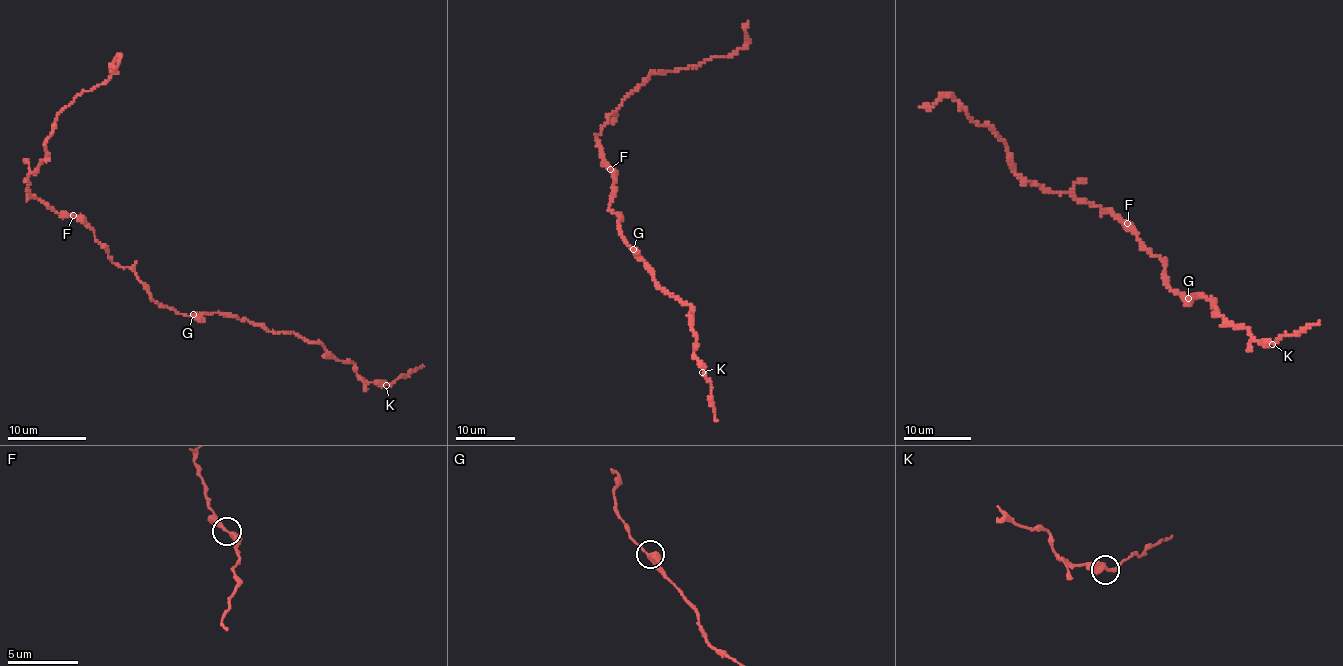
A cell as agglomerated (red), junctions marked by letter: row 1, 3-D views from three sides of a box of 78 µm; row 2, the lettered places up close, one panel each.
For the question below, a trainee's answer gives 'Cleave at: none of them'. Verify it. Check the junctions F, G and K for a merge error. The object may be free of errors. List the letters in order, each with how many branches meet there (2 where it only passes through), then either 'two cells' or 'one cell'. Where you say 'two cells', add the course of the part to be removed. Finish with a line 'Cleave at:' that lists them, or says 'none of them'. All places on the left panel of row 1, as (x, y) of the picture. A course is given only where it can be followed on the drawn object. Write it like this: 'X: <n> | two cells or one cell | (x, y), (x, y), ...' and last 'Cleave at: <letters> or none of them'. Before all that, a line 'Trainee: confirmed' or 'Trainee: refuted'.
Trainee: confirmed
F: 2 | one cell
G: 2 | one cell
K: 2 | one cell
Cleave at: none of them

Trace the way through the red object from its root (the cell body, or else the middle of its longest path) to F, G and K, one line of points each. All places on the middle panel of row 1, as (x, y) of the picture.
F: (608, 205), (616, 179), (610, 169)
G: (608, 205), (619, 217), (620, 234), (633, 249)
K: (608, 205), (619, 217), (620, 234), (659, 286), (692, 308), (694, 356), (702, 372)

